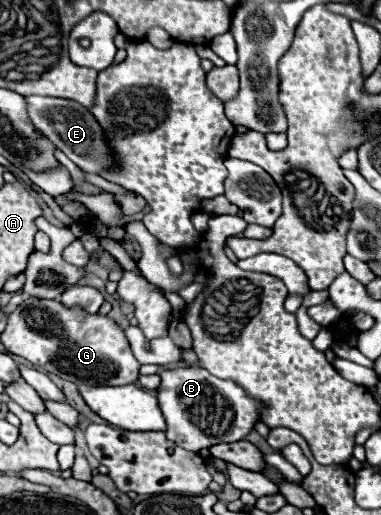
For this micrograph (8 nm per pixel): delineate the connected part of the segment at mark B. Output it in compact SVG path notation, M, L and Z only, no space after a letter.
M200 366L164 368L160 374L158 404L166 420L166 436L180 448L200 452L218 442L236 442L246 438L260 418L256 400L232 380L220 380Z

